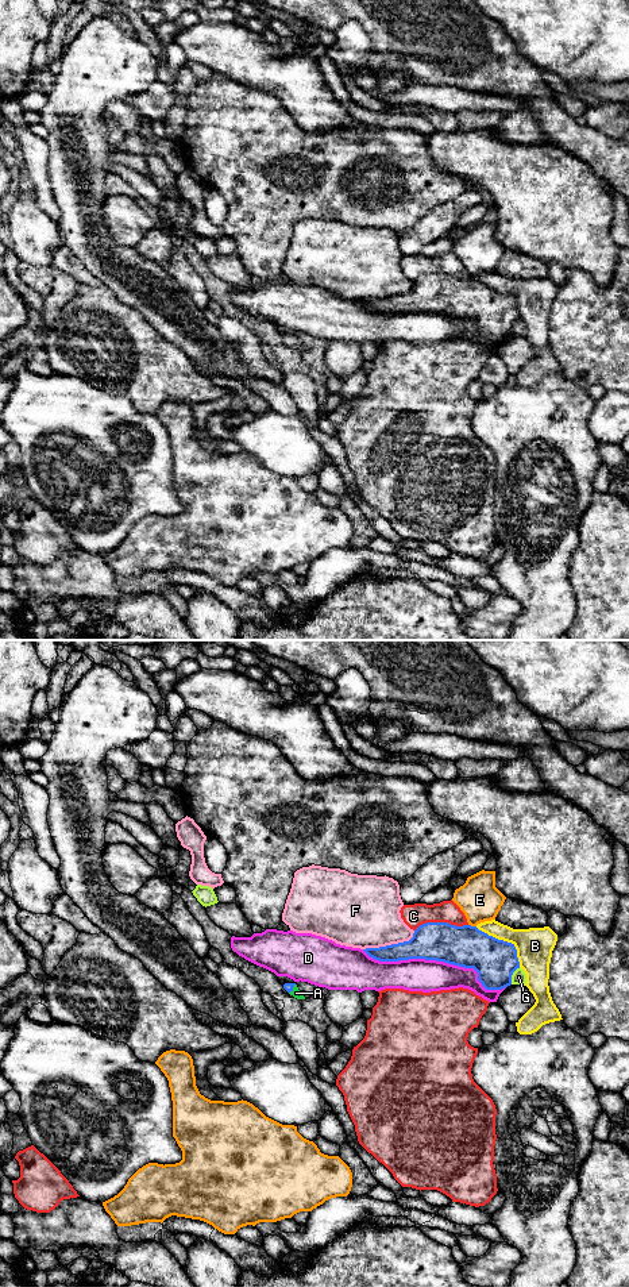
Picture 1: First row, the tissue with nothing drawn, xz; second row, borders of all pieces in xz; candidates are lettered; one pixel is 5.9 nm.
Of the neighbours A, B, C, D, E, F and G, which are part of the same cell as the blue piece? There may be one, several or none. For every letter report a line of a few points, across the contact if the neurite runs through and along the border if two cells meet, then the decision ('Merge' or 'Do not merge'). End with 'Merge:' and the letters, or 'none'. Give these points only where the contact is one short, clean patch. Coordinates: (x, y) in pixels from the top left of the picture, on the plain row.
A: Line: xz (288, 338), (292, 340), (296, 345). Merge
B: Do not merge
C: Do not merge
D: Do not merge
E: Do not merge
F: Do not merge
G: Do not merge
Merge: A

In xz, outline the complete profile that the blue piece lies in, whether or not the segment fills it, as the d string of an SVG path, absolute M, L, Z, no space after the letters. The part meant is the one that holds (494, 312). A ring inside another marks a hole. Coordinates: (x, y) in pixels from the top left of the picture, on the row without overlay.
M427 274L409 293L363 303L379 313L425 311L474 320L486 342L510 338L513 324L520 320L514 296L489 288L476 278L448 274Z

